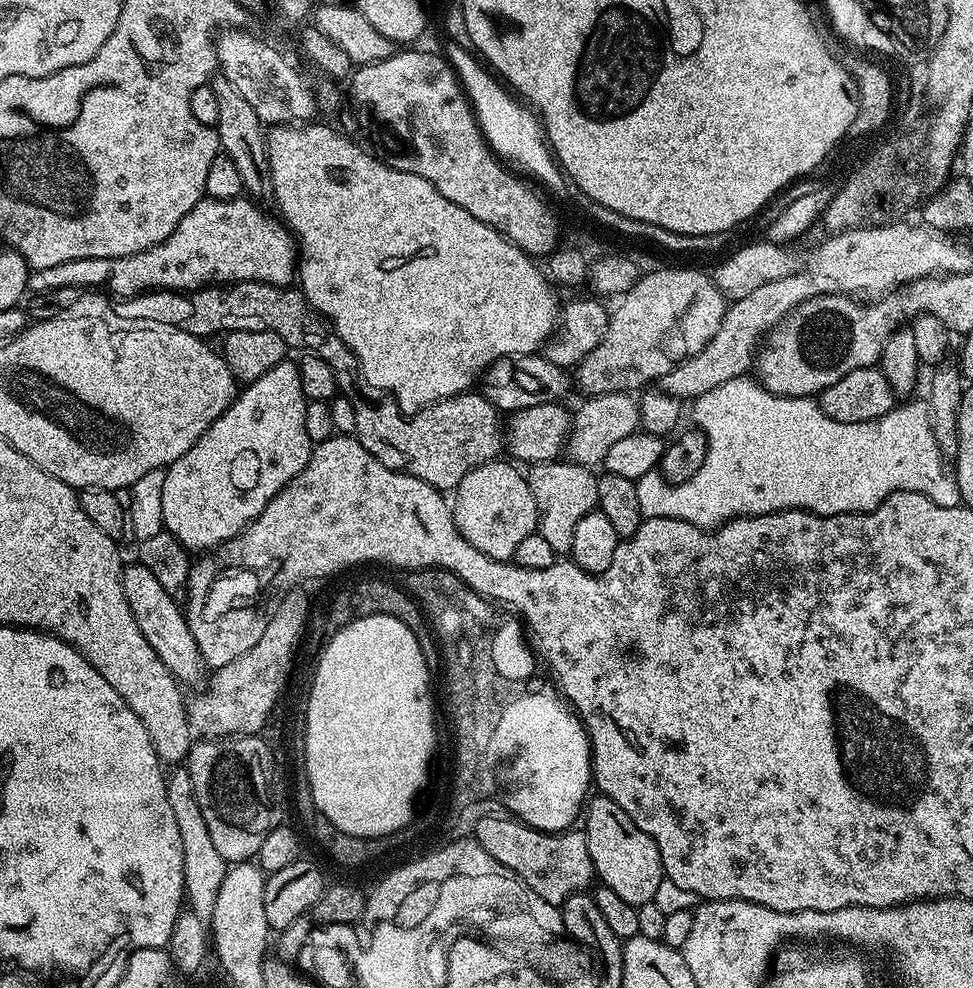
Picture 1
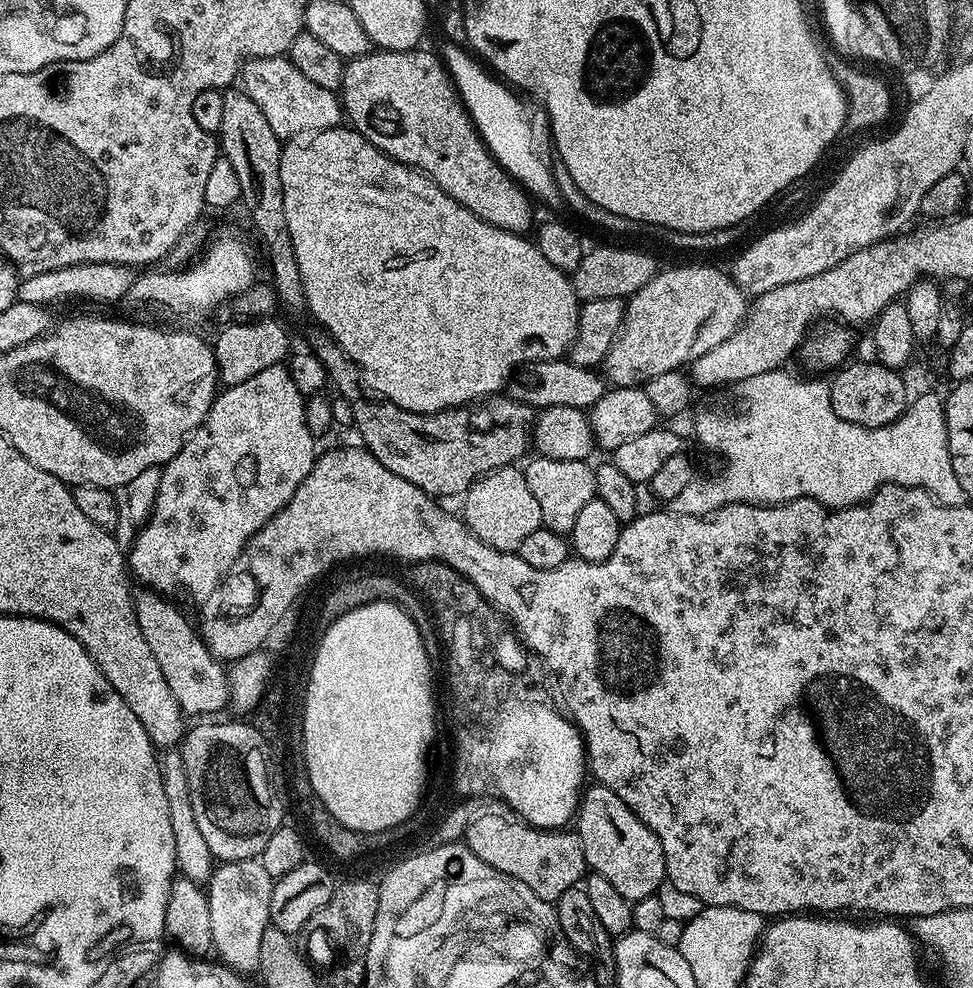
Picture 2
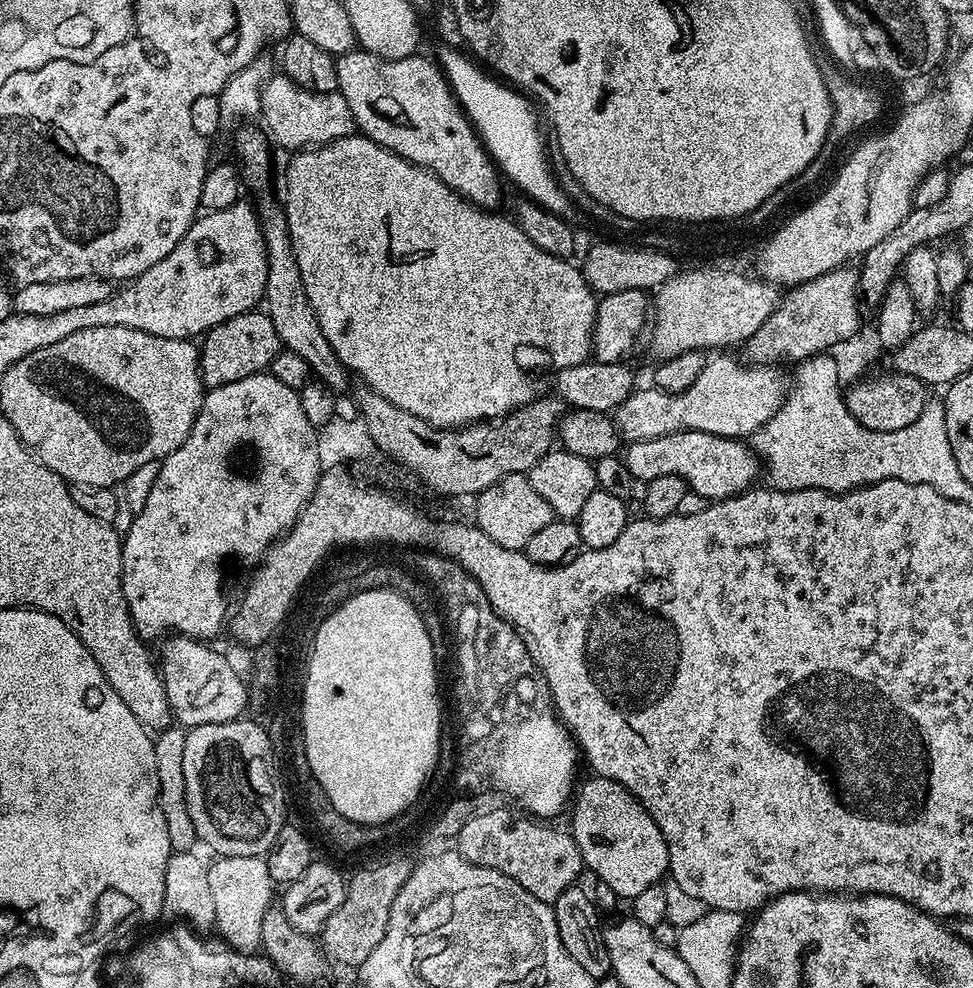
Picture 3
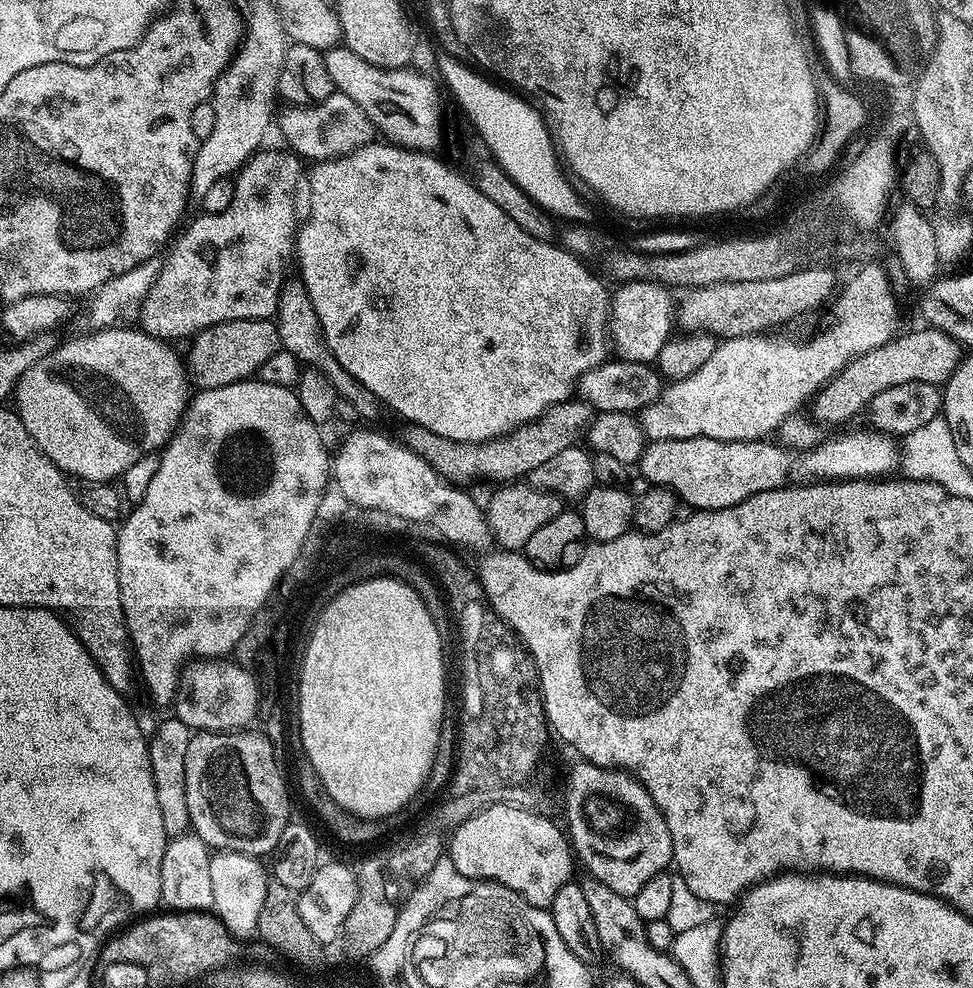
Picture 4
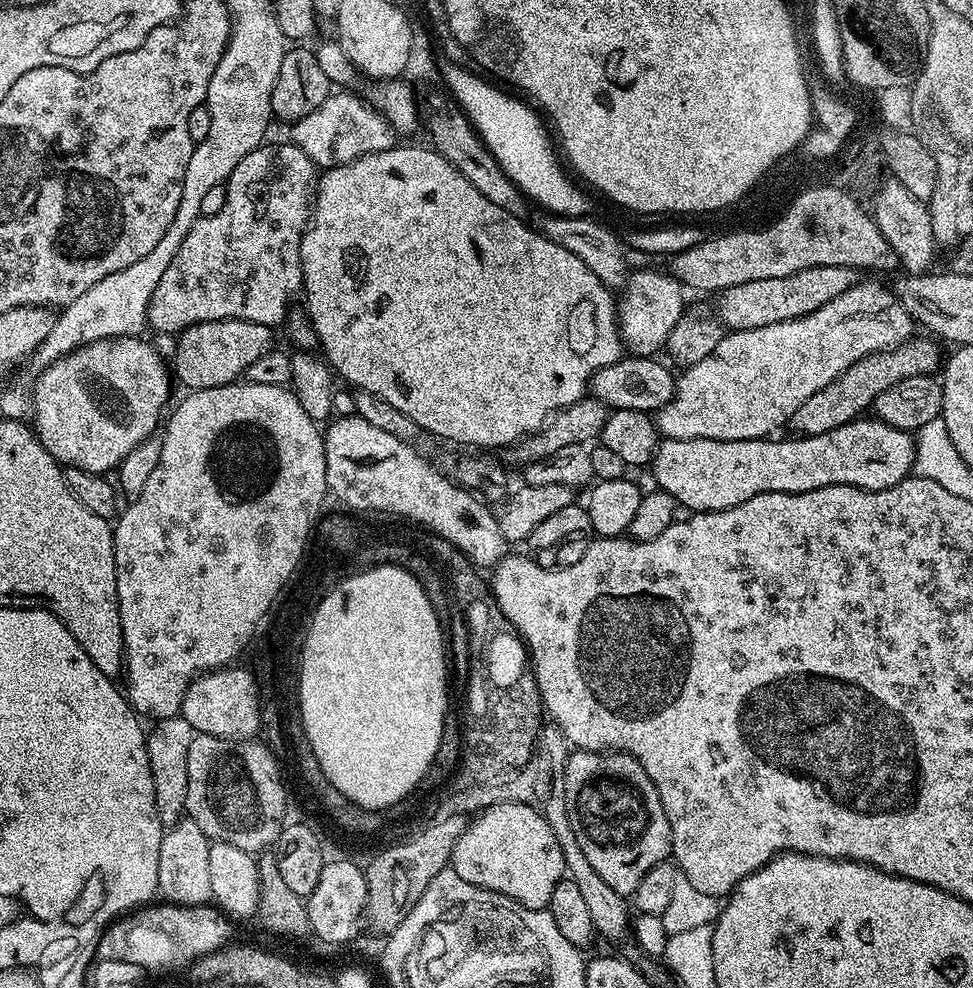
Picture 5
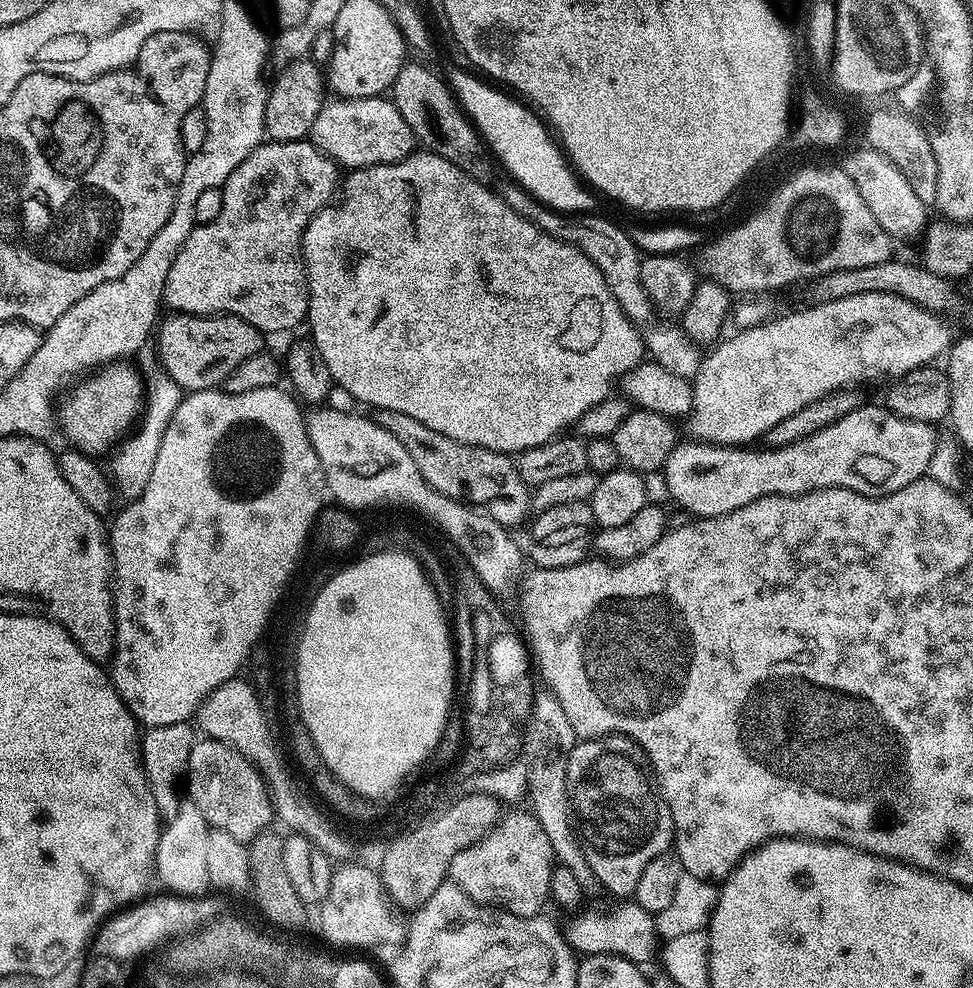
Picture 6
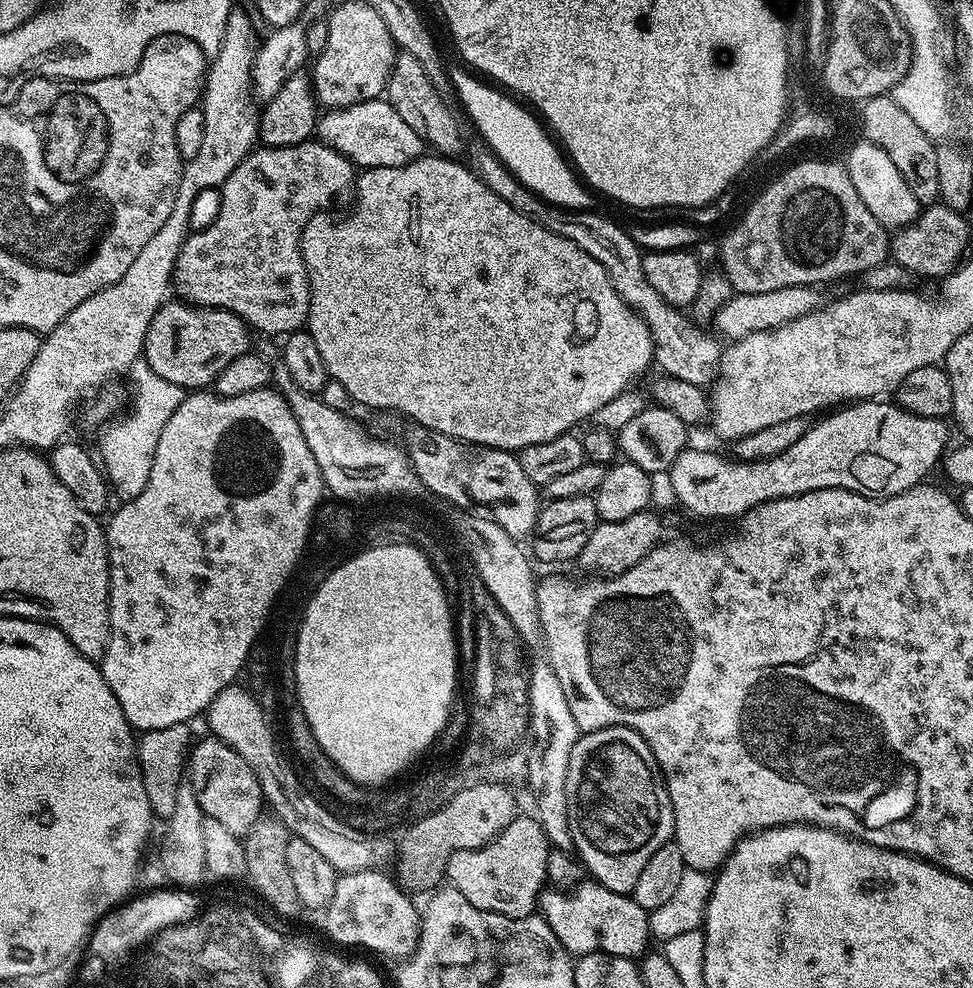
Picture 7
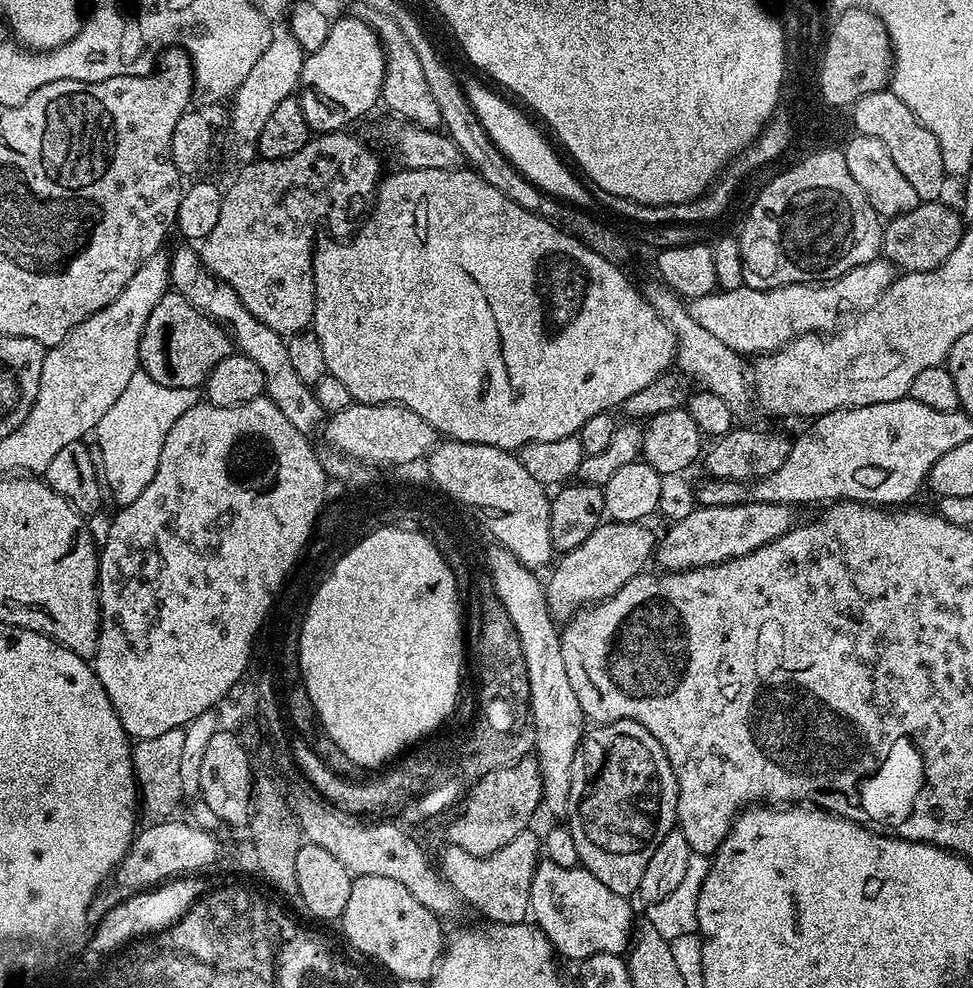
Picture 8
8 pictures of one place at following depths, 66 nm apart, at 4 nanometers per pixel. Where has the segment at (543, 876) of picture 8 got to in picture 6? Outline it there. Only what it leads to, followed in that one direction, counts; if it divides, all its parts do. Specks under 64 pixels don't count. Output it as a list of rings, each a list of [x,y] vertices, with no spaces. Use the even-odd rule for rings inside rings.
[[[620,902],[609,916],[599,916],[596,912],[581,911],[569,928],[566,928],[568,944],[577,953],[584,956],[597,956],[599,952],[608,952],[612,956],[621,956],[630,962],[648,966],[652,959],[657,959],[662,948],[660,935],[656,933],[656,917],[653,913],[642,910],[635,902]]]

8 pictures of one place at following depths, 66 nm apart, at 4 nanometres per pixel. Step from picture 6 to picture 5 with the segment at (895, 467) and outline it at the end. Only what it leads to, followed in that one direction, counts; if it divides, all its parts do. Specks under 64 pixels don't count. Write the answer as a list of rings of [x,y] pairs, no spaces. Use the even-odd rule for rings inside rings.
[[[857,418],[838,426],[826,434],[800,436],[796,440],[670,440],[665,439],[657,447],[650,461],[655,487],[669,492],[681,509],[692,512],[713,512],[738,506],[754,494],[767,492],[805,492],[831,484],[849,484],[868,490],[886,489],[902,482],[913,471],[916,463],[916,442],[913,433],[903,432],[875,418]]]

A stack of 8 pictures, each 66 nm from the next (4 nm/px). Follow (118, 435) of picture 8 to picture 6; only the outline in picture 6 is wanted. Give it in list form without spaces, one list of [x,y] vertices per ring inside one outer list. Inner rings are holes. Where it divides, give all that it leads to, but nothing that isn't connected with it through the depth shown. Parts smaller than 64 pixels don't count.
[[[149,342],[140,347],[138,353],[139,369],[142,371],[145,383],[150,391],[146,396],[146,409],[143,411],[142,419],[138,427],[115,449],[111,457],[112,468],[110,467],[110,479],[115,491],[120,492],[125,497],[125,501],[137,500],[146,490],[146,485],[150,483],[150,473],[154,471],[154,462],[158,459],[158,446],[162,446],[162,434],[174,418],[174,410],[178,410],[182,399],[182,390],[164,365],[158,359],[158,349],[155,343]],[[140,428],[140,429],[139,429]],[[116,456],[116,457],[115,457]]]

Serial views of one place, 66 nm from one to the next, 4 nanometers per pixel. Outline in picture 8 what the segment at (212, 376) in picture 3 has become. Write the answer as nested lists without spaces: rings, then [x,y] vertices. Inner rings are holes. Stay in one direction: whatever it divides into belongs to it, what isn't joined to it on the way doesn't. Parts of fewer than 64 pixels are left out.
[[[169,290],[146,318],[140,339],[140,368],[162,386],[199,389],[210,370],[233,352],[234,341],[223,324],[199,312],[180,292]]]

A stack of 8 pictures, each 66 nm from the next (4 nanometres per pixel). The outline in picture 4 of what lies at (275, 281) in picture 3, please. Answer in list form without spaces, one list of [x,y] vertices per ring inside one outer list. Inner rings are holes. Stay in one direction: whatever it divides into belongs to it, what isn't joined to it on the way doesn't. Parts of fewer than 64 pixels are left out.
[[[290,278],[281,285],[274,323],[278,330],[280,347],[294,354],[301,365],[314,368],[329,378],[333,383],[337,399],[348,400],[358,412],[360,419],[372,420],[382,411],[382,405],[374,393],[366,389],[366,386],[354,378],[334,357],[333,351],[325,340],[325,335],[322,334],[321,322],[318,320],[318,314],[314,311],[313,303],[310,302],[302,280]]]

